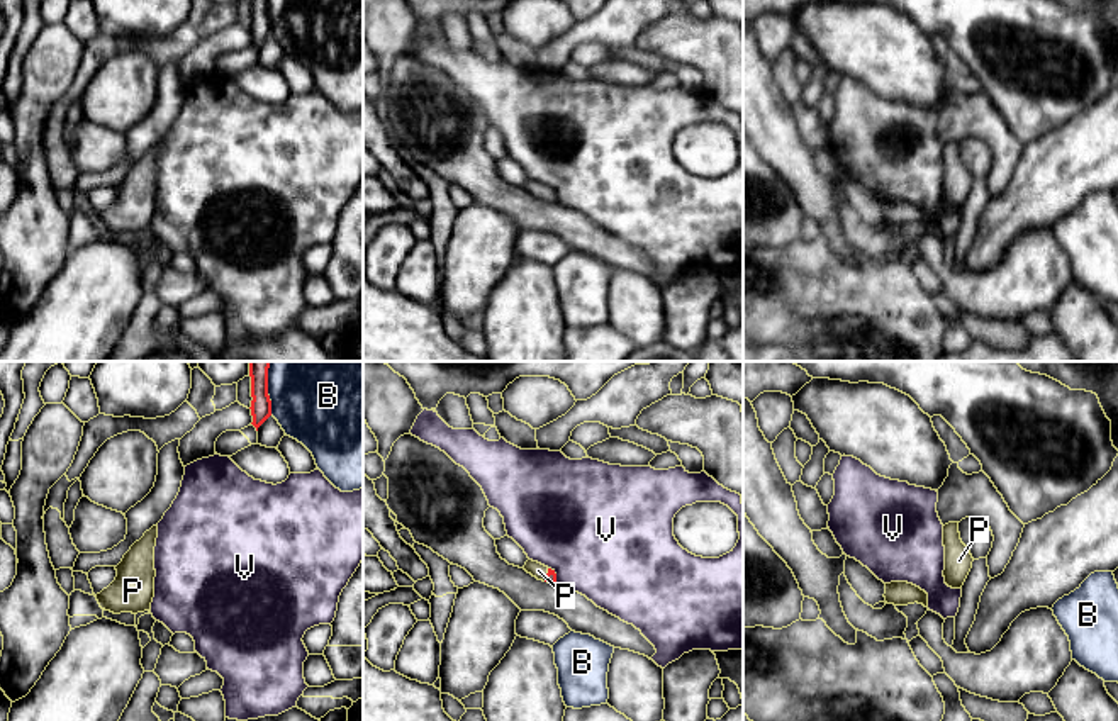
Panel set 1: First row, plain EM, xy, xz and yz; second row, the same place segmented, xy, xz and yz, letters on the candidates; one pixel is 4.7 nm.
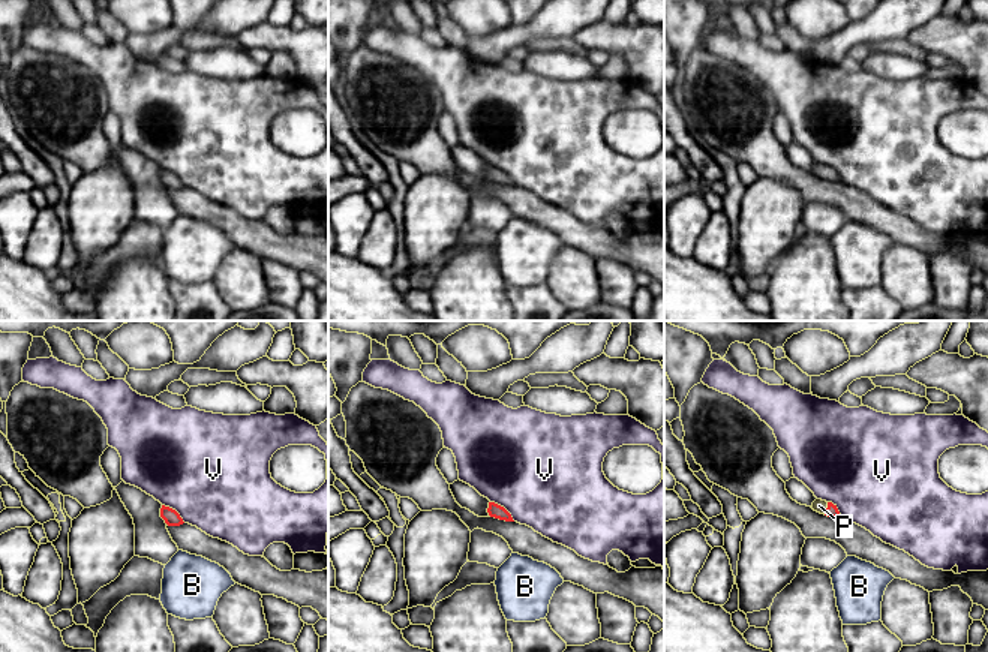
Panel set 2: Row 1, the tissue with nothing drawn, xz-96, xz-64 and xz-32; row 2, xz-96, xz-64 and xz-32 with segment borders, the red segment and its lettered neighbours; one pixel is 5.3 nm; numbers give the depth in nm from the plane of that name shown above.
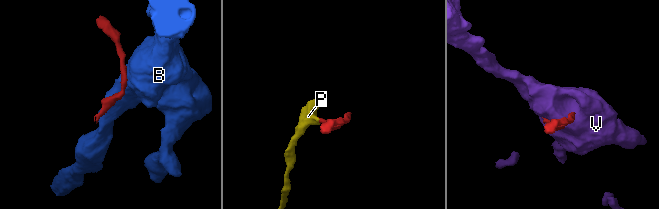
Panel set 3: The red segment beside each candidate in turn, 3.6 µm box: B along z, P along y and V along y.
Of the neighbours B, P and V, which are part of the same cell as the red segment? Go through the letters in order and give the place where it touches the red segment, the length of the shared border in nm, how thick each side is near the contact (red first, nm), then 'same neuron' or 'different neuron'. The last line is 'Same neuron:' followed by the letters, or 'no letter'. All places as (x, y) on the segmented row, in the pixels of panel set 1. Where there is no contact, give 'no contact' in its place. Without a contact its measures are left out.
B: xy (267, 389) | 260 nm | 100/500 nm | different neuron
P: xz (547, 575) | 70 nm | 50/70 nm | same neuron
V: xz (555, 575) | 90 nm | 50/480 nm | different neuron
Same neuron: P

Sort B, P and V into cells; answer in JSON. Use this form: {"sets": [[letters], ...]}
{"sets": [["B"], ["P"], ["V"]]}

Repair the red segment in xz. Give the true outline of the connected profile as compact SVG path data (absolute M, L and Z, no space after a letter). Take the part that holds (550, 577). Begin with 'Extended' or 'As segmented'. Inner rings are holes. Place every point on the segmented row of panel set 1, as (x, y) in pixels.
Extended. M528 560L526 565L524 565L524 570L528 573L531 573L533 577L536 577L538 580L543 580L543 582L548 582L548 584L556 584L556 573L555 570L538 563L538 562L533 562L533 560Z

